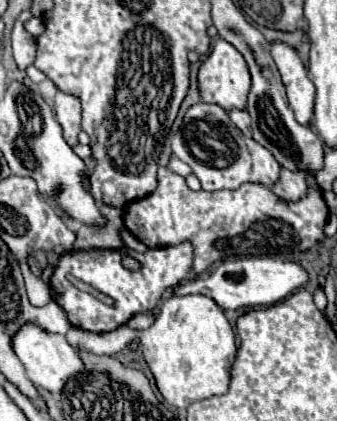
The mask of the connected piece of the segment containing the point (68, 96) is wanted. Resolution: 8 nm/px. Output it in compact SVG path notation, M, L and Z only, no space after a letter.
M58 91L54 97L54 111L56 111L56 119L64 129L64 139L66 143L72 147L78 143L78 133L80 133L80 99L72 93L64 93Z

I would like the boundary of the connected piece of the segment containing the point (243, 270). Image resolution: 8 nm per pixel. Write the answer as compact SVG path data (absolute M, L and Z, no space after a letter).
M236 257L224 259L208 277L196 277L192 281L182 281L176 287L176 295L200 293L212 297L222 309L242 309L242 307L270 307L308 283L306 269L296 261L282 261L274 257Z

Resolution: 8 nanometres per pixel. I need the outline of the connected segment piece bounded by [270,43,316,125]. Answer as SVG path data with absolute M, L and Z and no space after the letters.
M284 43L270 45L272 59L280 71L282 83L288 93L288 103L294 109L296 121L300 125L310 125L314 115L314 85L308 79L308 71L302 65L298 53Z

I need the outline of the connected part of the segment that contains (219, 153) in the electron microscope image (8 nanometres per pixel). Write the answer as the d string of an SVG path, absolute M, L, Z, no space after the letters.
M196 103L186 111L180 131L172 139L172 153L192 167L204 191L234 191L248 181L272 187L280 179L280 165L276 163L272 153L268 153L268 149L258 145L254 139L244 137L236 129L236 125L232 125L228 113L218 105Z

